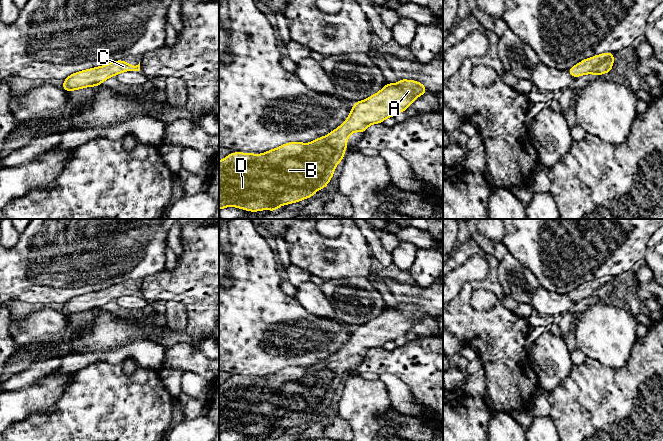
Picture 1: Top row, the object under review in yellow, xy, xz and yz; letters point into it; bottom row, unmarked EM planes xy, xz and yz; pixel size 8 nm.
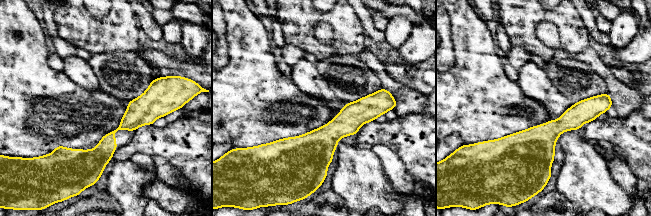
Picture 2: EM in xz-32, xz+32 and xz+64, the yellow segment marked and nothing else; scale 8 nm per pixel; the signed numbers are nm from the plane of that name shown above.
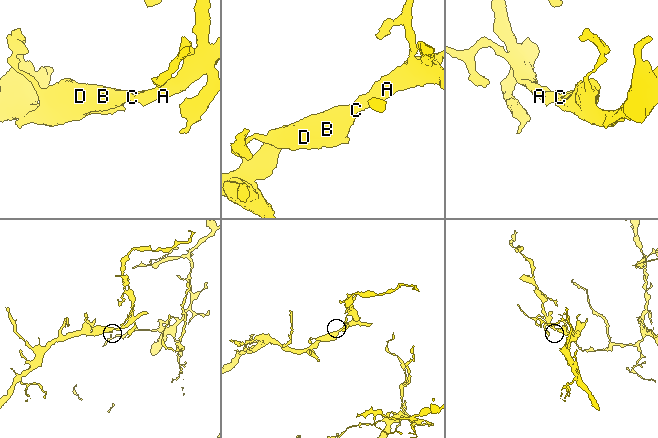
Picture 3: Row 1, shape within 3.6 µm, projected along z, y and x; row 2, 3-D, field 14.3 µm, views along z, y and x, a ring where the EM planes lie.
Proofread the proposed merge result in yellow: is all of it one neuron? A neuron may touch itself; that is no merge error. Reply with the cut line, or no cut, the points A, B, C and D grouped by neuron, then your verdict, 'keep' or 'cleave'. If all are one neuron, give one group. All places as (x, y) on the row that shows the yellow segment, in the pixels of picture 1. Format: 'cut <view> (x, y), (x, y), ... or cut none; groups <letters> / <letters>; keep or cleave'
cut none; groups A B C D; keep

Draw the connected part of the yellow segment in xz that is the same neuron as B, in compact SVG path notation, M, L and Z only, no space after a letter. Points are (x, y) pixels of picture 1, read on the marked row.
M399 79L397 84L388 82L376 94L369 96L365 100L355 102L345 122L326 136L317 138L307 144L287 142L280 147L266 151L264 154L230 153L219 161L219 210L233 206L251 212L261 210L276 211L281 205L312 198L316 191L326 188L332 179L336 165L343 160L344 152L347 149L347 140L351 133L364 133L371 124L382 123L386 118L394 117L397 113L406 111L416 98L426 92L428 90L418 81Z

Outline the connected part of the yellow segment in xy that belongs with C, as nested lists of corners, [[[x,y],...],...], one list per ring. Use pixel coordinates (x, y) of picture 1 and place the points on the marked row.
[[[117,60],[110,62],[100,67],[94,67],[87,70],[82,70],[69,75],[63,82],[63,89],[68,92],[72,90],[78,90],[85,87],[99,85],[110,78],[111,76],[117,76],[118,74],[126,71],[139,71],[140,62],[138,65],[130,65],[123,60]]]

